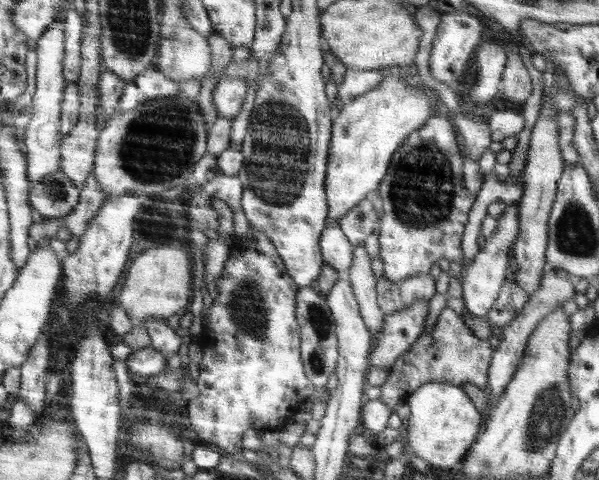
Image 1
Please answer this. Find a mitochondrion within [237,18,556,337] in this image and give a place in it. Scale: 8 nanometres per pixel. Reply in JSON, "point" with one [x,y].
{"point":[280,146]}

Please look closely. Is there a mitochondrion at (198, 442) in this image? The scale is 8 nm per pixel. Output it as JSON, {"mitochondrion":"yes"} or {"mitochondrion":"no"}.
{"mitochondrion":"no"}

